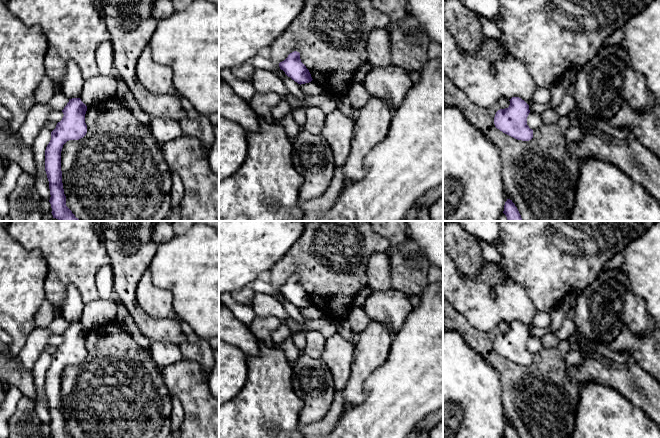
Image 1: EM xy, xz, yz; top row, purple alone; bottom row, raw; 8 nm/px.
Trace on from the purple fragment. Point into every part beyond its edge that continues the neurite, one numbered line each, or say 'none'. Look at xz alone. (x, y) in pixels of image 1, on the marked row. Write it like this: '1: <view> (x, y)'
none

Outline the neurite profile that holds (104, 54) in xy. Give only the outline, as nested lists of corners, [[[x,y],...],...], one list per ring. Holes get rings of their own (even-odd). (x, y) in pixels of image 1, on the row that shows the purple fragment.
[[[111,42],[102,43],[95,53],[96,63],[99,74],[103,76],[111,76],[114,73],[113,66],[113,46]]]

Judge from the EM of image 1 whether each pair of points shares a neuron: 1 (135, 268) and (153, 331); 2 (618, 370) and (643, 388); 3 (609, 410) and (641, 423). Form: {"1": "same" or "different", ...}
{"1": "same", "2": "same", "3": "same"}

